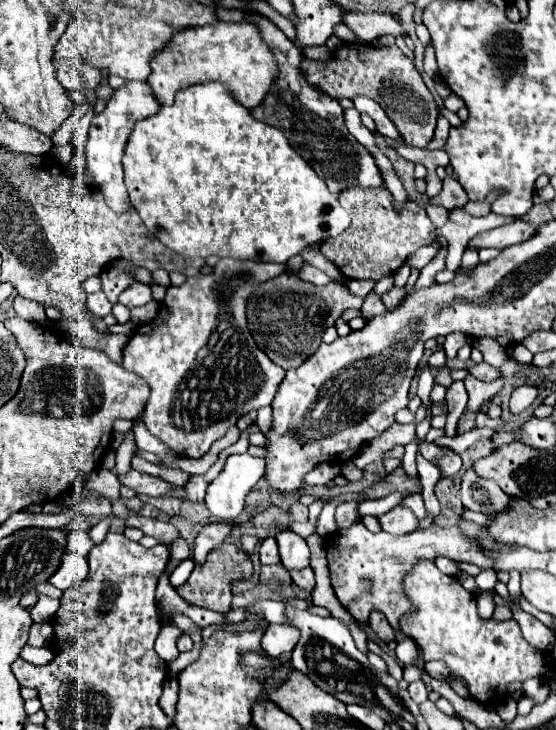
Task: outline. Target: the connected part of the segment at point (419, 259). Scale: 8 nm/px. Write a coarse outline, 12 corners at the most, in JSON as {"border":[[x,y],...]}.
{"border":[[439,243],[411,255],[407,263],[421,270],[436,256]]}

